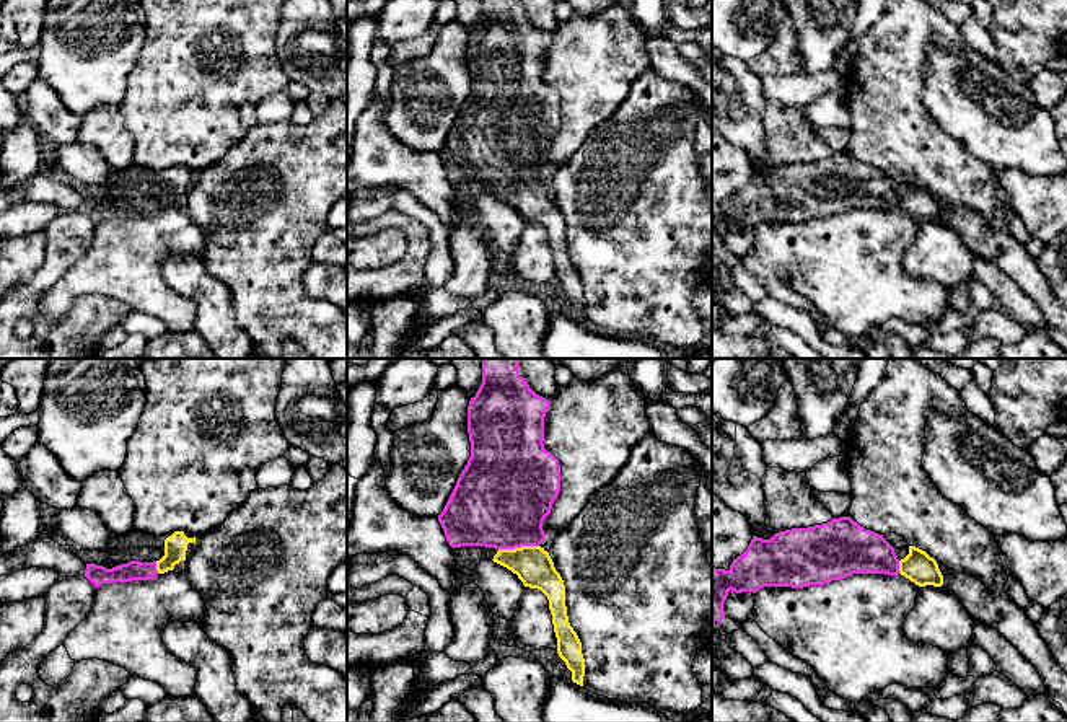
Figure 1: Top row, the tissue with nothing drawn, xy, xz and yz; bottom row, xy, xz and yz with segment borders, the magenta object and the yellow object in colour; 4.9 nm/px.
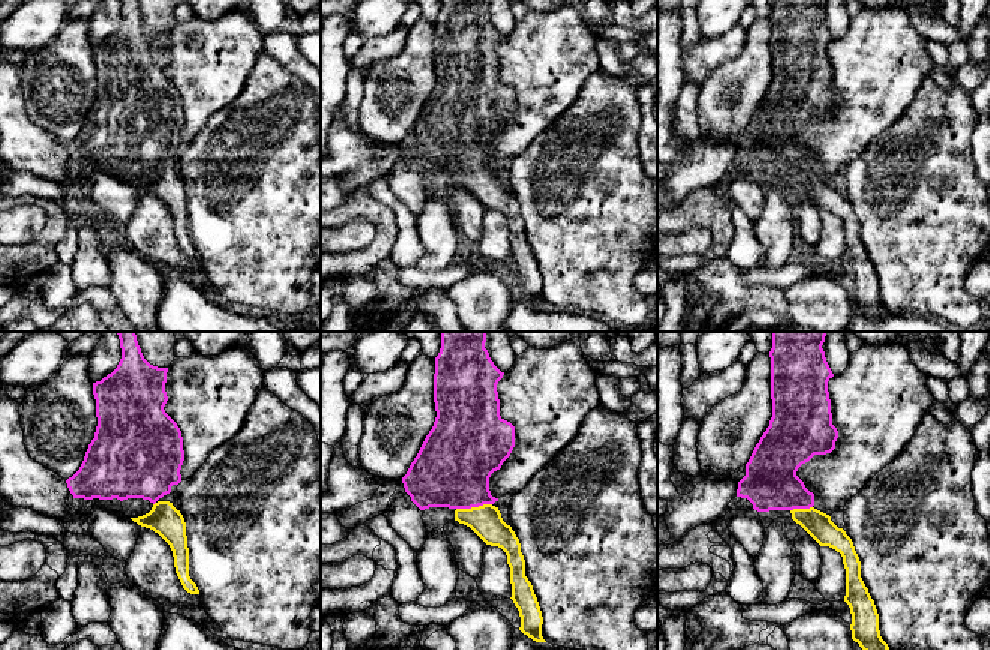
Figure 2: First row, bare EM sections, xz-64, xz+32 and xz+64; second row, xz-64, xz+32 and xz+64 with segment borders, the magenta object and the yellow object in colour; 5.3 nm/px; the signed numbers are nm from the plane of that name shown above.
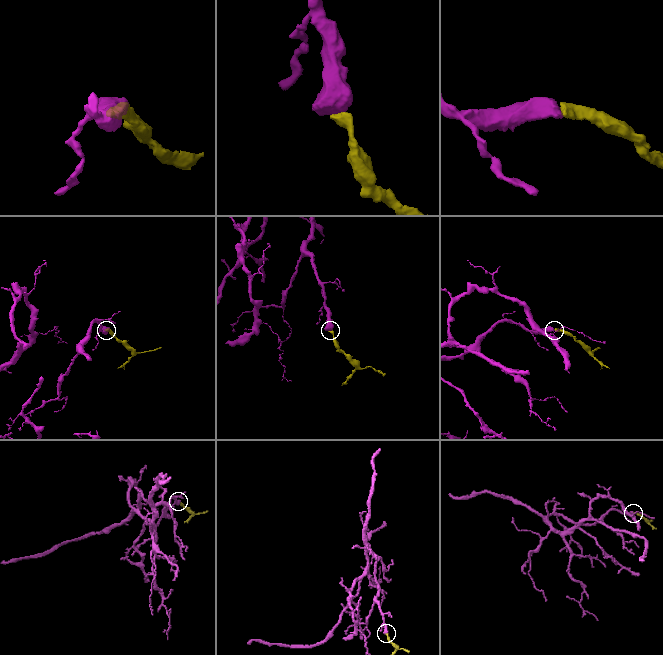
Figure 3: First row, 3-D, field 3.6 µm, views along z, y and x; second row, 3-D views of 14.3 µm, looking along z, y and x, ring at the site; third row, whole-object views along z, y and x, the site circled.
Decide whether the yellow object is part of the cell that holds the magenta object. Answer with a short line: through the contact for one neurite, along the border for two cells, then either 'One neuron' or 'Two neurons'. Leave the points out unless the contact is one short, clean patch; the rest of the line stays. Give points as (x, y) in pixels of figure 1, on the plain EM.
Line: xz (500, 134), (517, 167), (518, 181), (533, 201). One neuron

